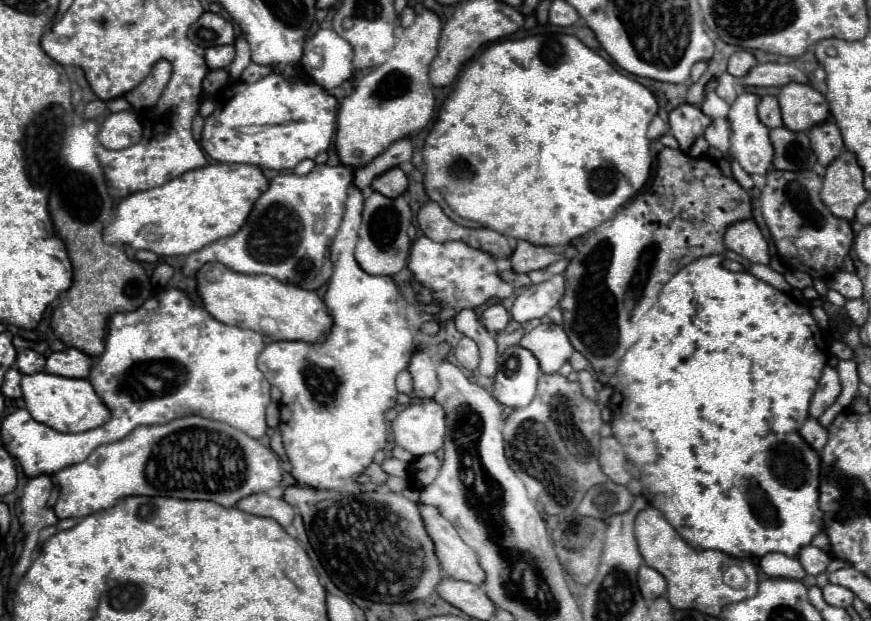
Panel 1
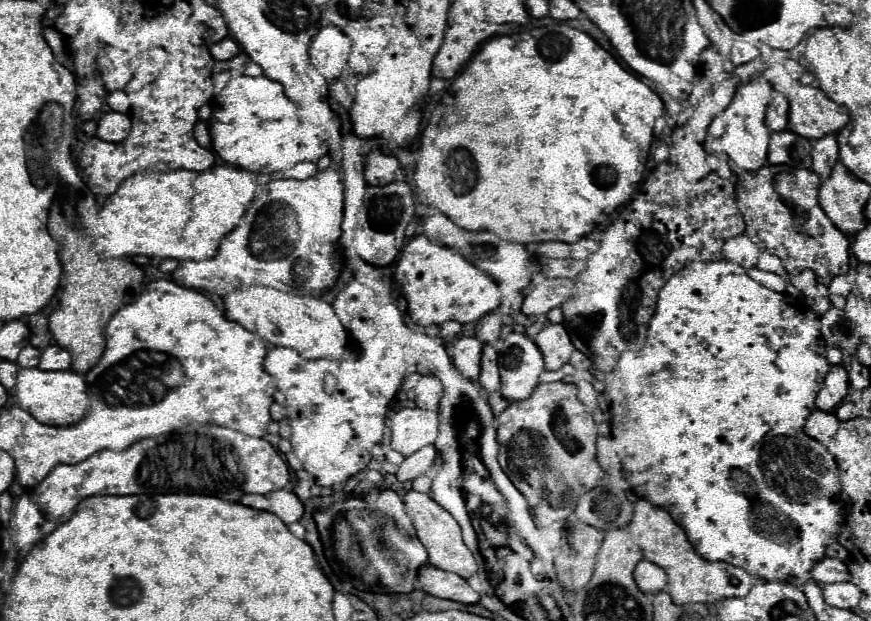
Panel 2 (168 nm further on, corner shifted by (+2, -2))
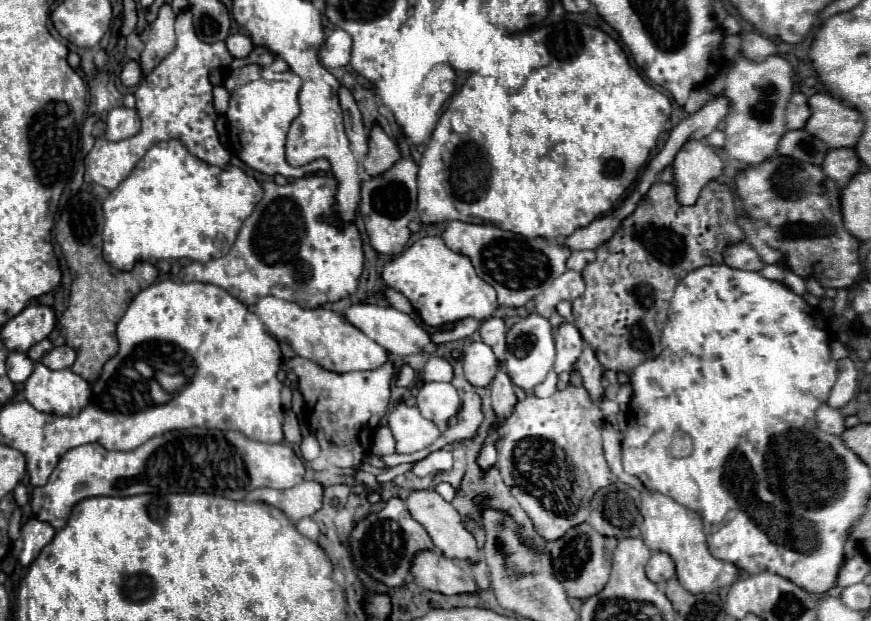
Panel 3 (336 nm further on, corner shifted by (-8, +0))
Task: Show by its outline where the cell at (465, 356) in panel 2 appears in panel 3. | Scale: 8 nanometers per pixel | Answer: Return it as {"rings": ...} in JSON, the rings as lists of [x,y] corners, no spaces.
{"rings":[[[482,341],[470,343],[470,347],[464,353],[464,377],[474,387],[490,385],[490,381],[496,375],[496,365],[498,365],[498,359],[492,347],[488,347]]]}

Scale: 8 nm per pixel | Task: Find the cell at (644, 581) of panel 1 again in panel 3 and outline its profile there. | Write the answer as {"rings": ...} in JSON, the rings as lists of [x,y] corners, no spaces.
{"rings":[[[654,553],[646,565],[646,575],[654,583],[664,583],[676,575],[674,563],[666,553]]]}

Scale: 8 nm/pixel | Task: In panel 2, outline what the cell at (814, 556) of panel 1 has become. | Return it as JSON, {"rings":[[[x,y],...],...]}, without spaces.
{"rings":[[[820,557],[808,577],[816,583],[840,583],[840,581],[850,581],[850,573],[846,563],[842,563],[840,559],[832,559],[832,557]]]}

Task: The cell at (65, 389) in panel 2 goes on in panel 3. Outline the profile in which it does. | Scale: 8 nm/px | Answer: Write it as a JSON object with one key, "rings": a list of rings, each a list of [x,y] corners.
{"rings":[[[36,363],[32,375],[24,383],[26,401],[42,413],[78,415],[90,401],[90,383],[70,369],[52,371]]]}

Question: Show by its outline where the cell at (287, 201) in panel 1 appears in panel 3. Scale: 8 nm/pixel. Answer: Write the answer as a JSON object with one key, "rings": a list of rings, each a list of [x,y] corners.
{"rings":[[[316,175],[302,177],[286,185],[264,183],[262,187],[264,197],[240,227],[238,239],[232,245],[230,253],[208,263],[190,263],[180,271],[180,281],[218,285],[246,305],[254,305],[264,295],[274,295],[286,301],[294,301],[302,307],[320,307],[324,303],[332,303],[354,293],[364,263],[360,233],[352,221],[346,221],[342,225],[330,225],[322,219],[326,215],[334,215],[338,181],[328,175]]]}

